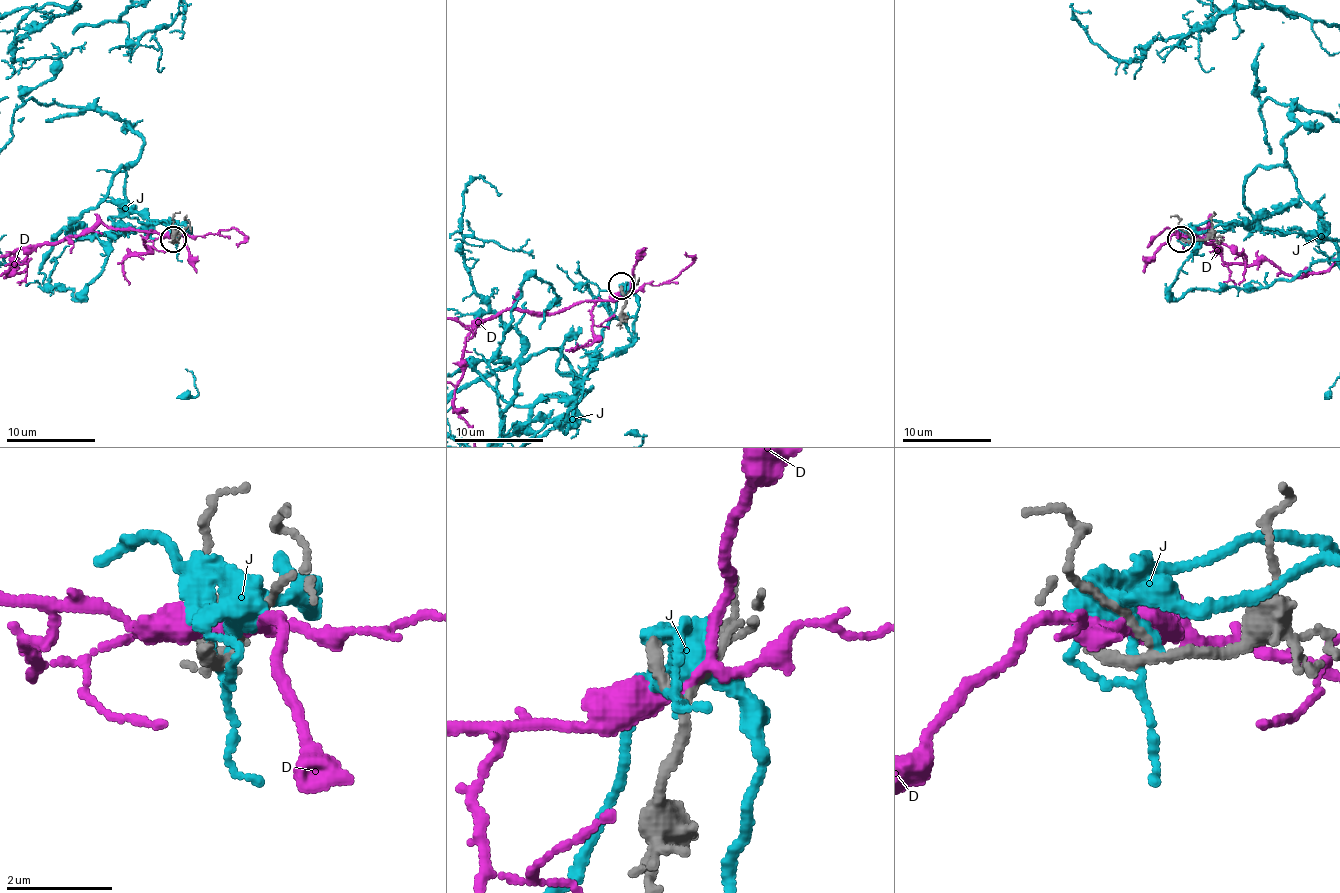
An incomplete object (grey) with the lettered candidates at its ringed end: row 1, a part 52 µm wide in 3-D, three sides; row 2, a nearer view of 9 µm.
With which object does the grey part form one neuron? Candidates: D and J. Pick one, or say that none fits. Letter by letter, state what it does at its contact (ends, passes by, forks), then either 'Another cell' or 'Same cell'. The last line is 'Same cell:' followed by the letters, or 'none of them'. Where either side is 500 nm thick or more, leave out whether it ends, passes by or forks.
D: It forks there. Another cell
J: It passes by. Another cell
Same cell: none of them

